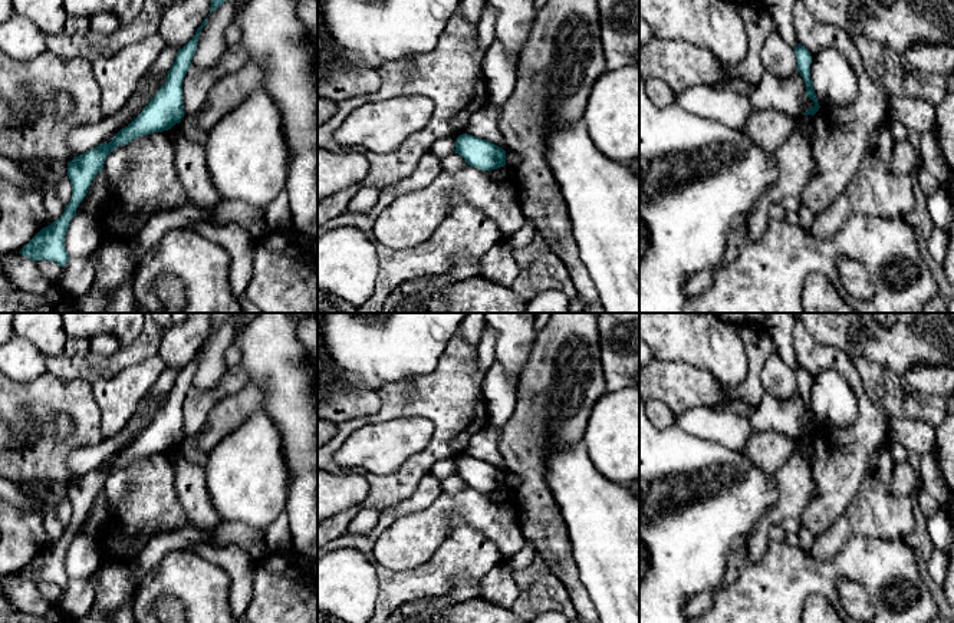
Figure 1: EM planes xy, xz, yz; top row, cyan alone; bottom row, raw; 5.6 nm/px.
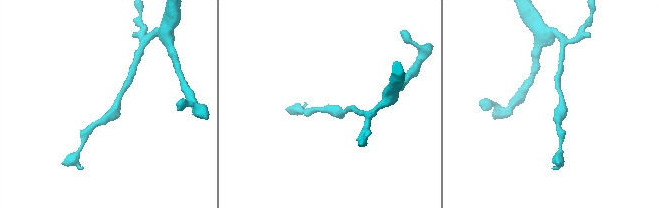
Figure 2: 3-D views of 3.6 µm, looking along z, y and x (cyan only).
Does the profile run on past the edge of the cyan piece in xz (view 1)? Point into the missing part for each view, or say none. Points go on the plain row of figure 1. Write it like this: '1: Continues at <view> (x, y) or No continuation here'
1: No continuation here

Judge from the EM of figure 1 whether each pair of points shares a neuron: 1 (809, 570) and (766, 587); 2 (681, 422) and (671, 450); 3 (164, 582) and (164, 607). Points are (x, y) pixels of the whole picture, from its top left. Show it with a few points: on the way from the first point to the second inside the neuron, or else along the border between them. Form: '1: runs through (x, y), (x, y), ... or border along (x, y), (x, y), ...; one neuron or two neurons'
1: runs through (799, 574), (786, 576), (776, 586); one neuron
2: border along (675, 425), (691, 435), (711, 441); two neurons
3: border along (154, 602), (161, 595), (174, 595), (184, 607); two neurons

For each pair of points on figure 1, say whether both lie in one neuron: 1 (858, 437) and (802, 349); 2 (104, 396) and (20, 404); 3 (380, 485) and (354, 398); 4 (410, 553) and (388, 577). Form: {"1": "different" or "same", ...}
{"1": "same", "2": "different", "3": "different", "4": "different"}

